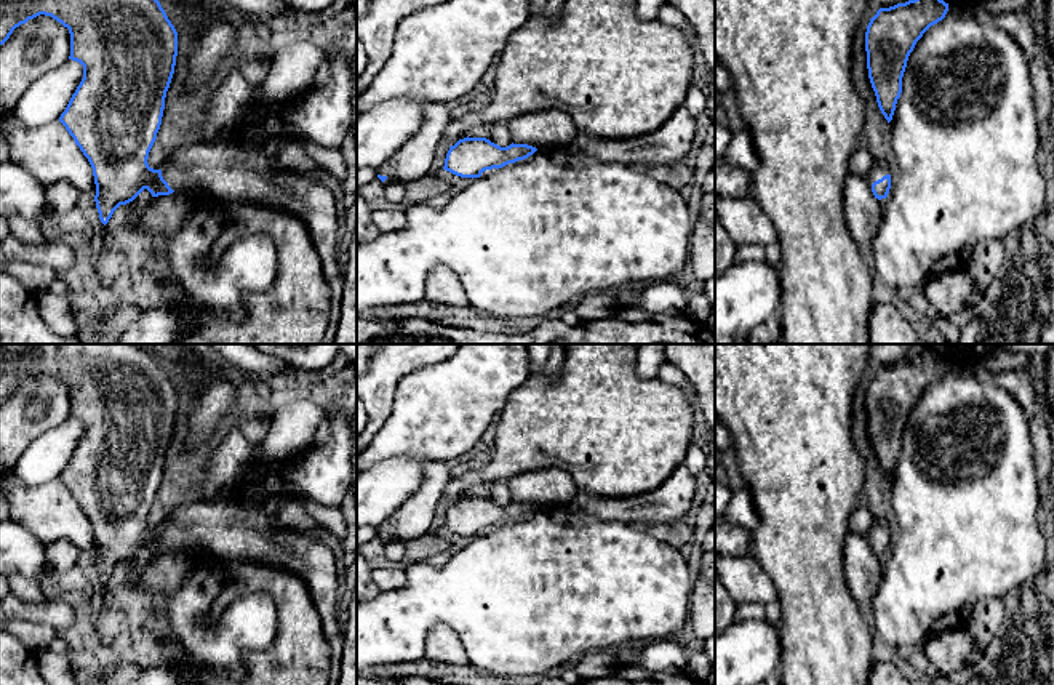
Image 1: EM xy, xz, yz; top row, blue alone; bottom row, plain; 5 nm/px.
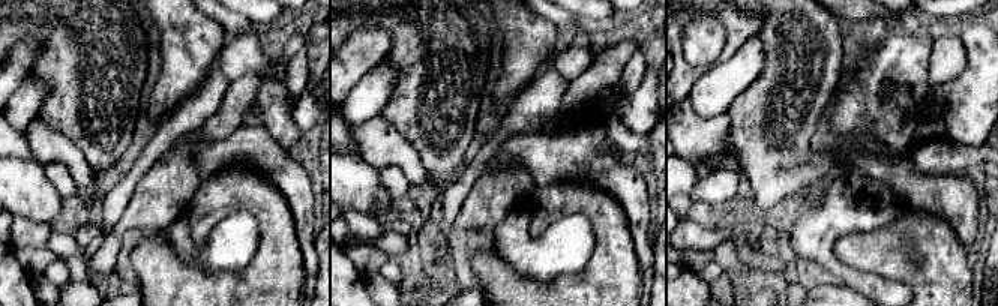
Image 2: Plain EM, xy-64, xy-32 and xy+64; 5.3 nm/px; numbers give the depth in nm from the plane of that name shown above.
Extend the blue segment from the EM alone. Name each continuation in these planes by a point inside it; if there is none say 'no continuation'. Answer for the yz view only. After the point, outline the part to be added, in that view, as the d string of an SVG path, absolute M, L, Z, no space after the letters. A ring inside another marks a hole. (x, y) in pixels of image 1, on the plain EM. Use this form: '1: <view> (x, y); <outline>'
1: yz (878, 527); M873 520L870 531L867 533L867 539L872 544L875 539L881 538L886 533L891 533L889 525L884 520Z

